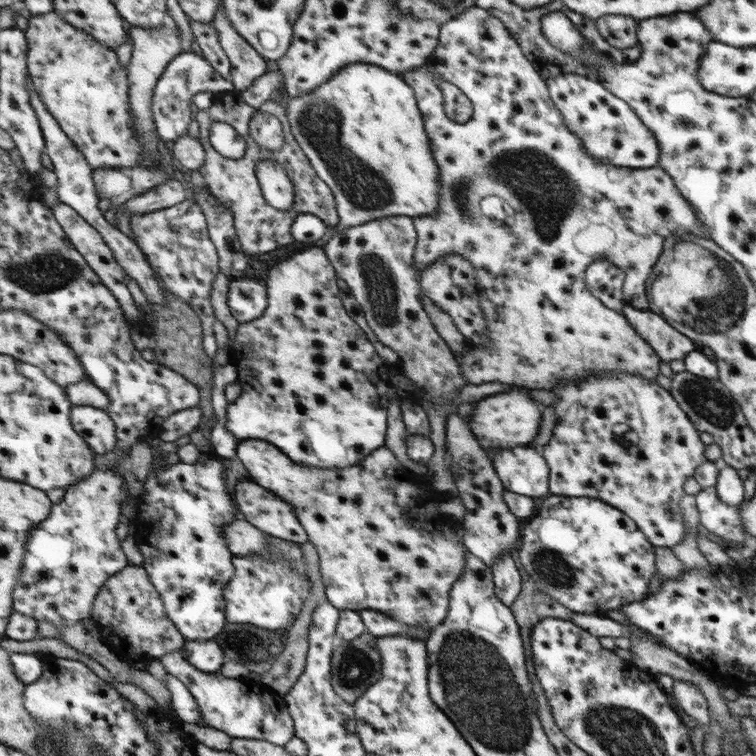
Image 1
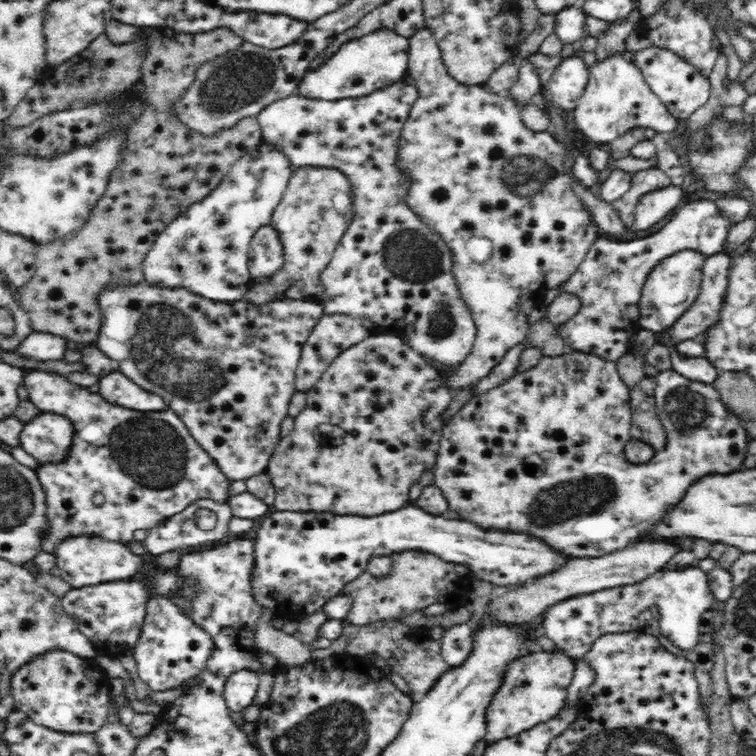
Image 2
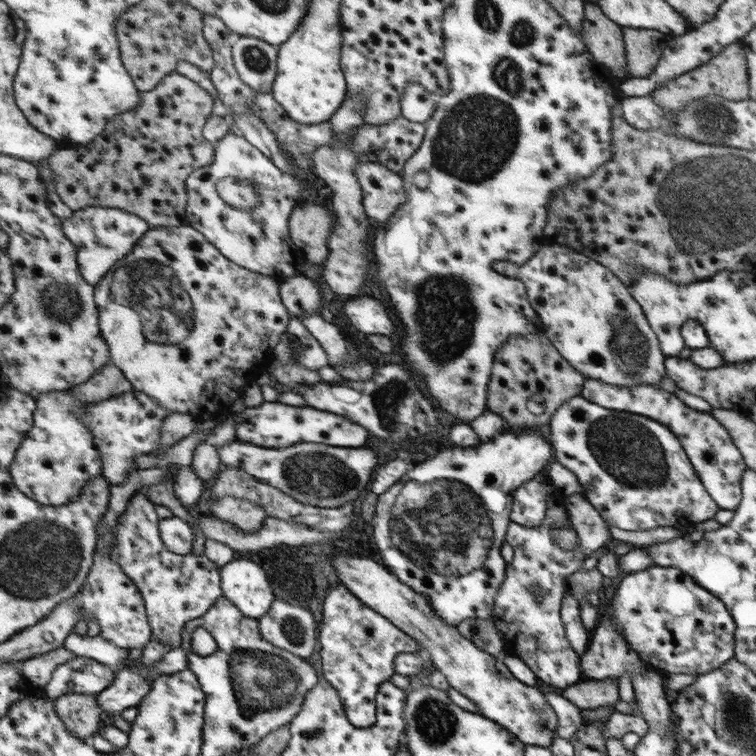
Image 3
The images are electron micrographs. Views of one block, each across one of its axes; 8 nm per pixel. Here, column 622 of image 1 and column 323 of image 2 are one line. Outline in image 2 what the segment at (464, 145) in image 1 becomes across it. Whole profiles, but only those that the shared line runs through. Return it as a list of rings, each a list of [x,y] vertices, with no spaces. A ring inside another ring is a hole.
[[[301,166],[295,168],[291,174],[287,187],[282,195],[282,200],[271,214],[271,225],[277,230],[279,241],[284,247],[284,264],[282,270],[278,271],[275,279],[270,279],[270,284],[265,282],[253,282],[246,302],[264,306],[266,303],[274,302],[276,299],[290,299],[301,301],[320,302],[320,296],[326,290],[322,284],[322,272],[326,270],[330,262],[331,254],[335,251],[339,240],[343,237],[353,221],[353,186],[347,175],[338,169],[329,169],[314,166]],[[326,314],[314,326],[310,338],[304,344],[297,366],[295,385],[296,390],[300,392],[308,392],[320,380],[323,371],[338,355],[348,348],[359,344],[370,338],[381,334],[380,328],[374,326],[370,320],[351,318],[350,315],[344,314]]]

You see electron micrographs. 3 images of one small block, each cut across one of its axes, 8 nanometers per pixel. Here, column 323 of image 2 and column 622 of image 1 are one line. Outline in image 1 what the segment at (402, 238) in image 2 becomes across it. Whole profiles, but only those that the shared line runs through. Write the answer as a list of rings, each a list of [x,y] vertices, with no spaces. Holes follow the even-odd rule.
[[[555,74],[553,78],[547,78],[551,82],[551,100],[555,102],[558,110],[563,110],[563,118],[566,126],[581,139],[587,154],[601,162],[607,162],[613,166],[632,169],[646,169],[653,167],[657,160],[658,140],[654,132],[647,130],[647,126],[636,115],[629,105],[620,98],[613,96],[602,83],[593,78],[588,79],[579,74]],[[600,258],[586,267],[585,286],[590,294],[597,297],[606,307],[619,312],[625,303],[622,286],[625,272],[619,271],[611,260]]]

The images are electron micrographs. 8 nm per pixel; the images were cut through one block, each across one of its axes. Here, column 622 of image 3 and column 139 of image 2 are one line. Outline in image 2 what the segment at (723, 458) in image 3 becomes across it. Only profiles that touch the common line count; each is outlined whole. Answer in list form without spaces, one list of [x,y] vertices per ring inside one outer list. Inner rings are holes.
[[[117,369],[104,374],[97,383],[99,395],[111,404],[138,412],[170,410],[162,397],[144,390]]]

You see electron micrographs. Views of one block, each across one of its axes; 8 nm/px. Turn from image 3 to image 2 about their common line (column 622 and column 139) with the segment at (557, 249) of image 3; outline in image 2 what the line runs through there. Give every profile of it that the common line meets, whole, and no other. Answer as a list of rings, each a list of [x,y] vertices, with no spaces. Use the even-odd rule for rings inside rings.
[[[139,283],[139,284],[136,284],[136,285],[135,285],[135,286],[130,286],[130,287],[128,287],[128,288],[117,288],[117,289],[110,289],[110,290],[107,290],[107,291],[103,291],[103,292],[102,292],[102,294],[99,294],[99,297],[98,297],[98,304],[99,304],[99,309],[100,309],[100,310],[102,310],[102,316],[103,316],[103,319],[102,319],[102,320],[101,320],[101,327],[100,327],[100,328],[99,328],[99,334],[98,334],[98,337],[97,337],[97,341],[96,341],[96,343],[95,343],[95,345],[96,345],[96,346],[97,346],[97,347],[98,347],[98,348],[99,348],[99,349],[100,349],[100,350],[101,350],[101,351],[102,351],[102,352],[103,352],[103,353],[104,353],[104,354],[106,354],[106,355],[108,355],[108,357],[110,357],[110,359],[112,359],[112,362],[114,362],[114,365],[115,365],[115,368],[116,368],[116,369],[117,369],[117,370],[119,370],[119,371],[120,371],[120,372],[121,372],[121,373],[122,373],[122,374],[125,374],[125,375],[126,375],[126,376],[127,376],[127,377],[128,377],[128,378],[129,378],[129,379],[130,379],[130,380],[132,380],[132,381],[134,381],[134,382],[135,382],[135,383],[136,383],[136,384],[137,384],[137,385],[138,385],[138,386],[141,386],[141,387],[142,387],[142,388],[143,388],[143,389],[144,389],[144,390],[146,390],[146,391],[150,391],[150,392],[151,392],[151,393],[154,393],[154,394],[157,394],[157,395],[158,395],[158,396],[160,396],[160,397],[162,397],[162,398],[163,398],[163,402],[164,402],[164,403],[166,403],[166,406],[168,406],[168,407],[170,407],[170,409],[171,409],[171,410],[172,410],[172,411],[173,411],[173,412],[174,412],[174,413],[175,413],[175,414],[176,414],[176,415],[177,415],[177,416],[178,416],[178,417],[179,417],[179,418],[180,418],[180,419],[181,419],[181,420],[182,420],[182,421],[183,421],[183,424],[185,424],[185,425],[186,425],[186,426],[187,426],[187,429],[188,429],[188,430],[189,430],[189,431],[190,431],[190,434],[191,434],[191,436],[192,436],[192,437],[194,437],[194,438],[195,438],[195,441],[196,441],[196,442],[198,442],[198,444],[199,444],[199,445],[200,445],[200,446],[202,446],[202,448],[203,448],[203,449],[204,449],[204,450],[205,450],[205,451],[206,451],[206,452],[207,452],[207,454],[209,454],[209,456],[210,456],[210,457],[211,457],[211,458],[212,458],[212,459],[213,459],[213,460],[214,460],[214,461],[215,461],[215,464],[217,464],[217,466],[218,466],[218,467],[219,467],[219,470],[221,470],[221,472],[222,472],[222,473],[223,473],[223,474],[225,474],[225,476],[226,476],[226,477],[227,477],[227,478],[228,478],[228,479],[229,479],[229,480],[230,480],[230,481],[234,481],[234,480],[245,480],[245,481],[246,481],[246,480],[247,480],[247,479],[248,479],[248,478],[250,478],[250,476],[254,476],[254,474],[256,474],[256,475],[257,475],[257,474],[260,474],[260,473],[261,473],[261,472],[265,472],[265,470],[266,470],[266,469],[267,469],[267,466],[268,466],[268,465],[269,465],[269,457],[270,457],[270,456],[271,456],[271,454],[272,454],[272,453],[273,453],[273,452],[274,452],[274,451],[275,451],[275,446],[276,446],[276,445],[277,445],[277,444],[278,444],[278,443],[279,443],[279,440],[280,440],[280,439],[281,439],[281,438],[280,438],[280,423],[282,423],[282,422],[283,422],[283,421],[284,421],[284,418],[287,418],[287,416],[288,416],[288,414],[289,414],[289,412],[288,412],[288,410],[289,410],[289,403],[290,403],[290,398],[292,398],[292,394],[294,394],[294,392],[295,392],[295,391],[296,391],[296,388],[297,388],[297,386],[296,386],[296,385],[295,385],[295,377],[296,377],[296,371],[297,371],[297,366],[298,366],[298,363],[299,363],[299,360],[300,360],[300,356],[301,356],[301,352],[302,352],[302,348],[303,348],[303,346],[304,346],[304,344],[306,344],[306,341],[307,341],[307,340],[308,340],[308,338],[310,338],[310,334],[312,334],[312,330],[314,330],[314,329],[313,329],[313,328],[314,328],[314,326],[316,326],[316,325],[317,325],[317,322],[318,322],[318,321],[319,321],[319,320],[320,320],[320,318],[322,318],[322,315],[326,315],[326,314],[328,314],[328,313],[324,313],[324,306],[322,306],[322,305],[321,305],[321,304],[320,304],[320,303],[316,303],[316,302],[314,302],[314,301],[301,301],[301,300],[290,300],[290,299],[286,299],[286,300],[284,300],[284,299],[276,299],[276,300],[275,300],[275,301],[274,301],[274,302],[270,302],[270,303],[266,303],[266,304],[264,304],[264,306],[258,306],[258,305],[257,305],[257,304],[254,304],[254,303],[250,303],[250,302],[232,302],[232,304],[224,304],[224,302],[212,302],[212,300],[206,300],[206,298],[202,298],[202,296],[196,296],[196,294],[190,294],[190,292],[188,292],[188,290],[170,290],[170,288],[168,288],[168,290],[166,290],[166,288],[152,288],[152,286],[148,286],[148,284],[146,284],[146,283],[142,283],[142,284],[141,284],[141,283]],[[190,382],[200,382],[200,384],[196,384],[196,388],[198,388],[198,386],[202,386],[202,388],[200,388],[200,390],[196,390],[196,392],[190,392],[190,390],[188,390],[188,388],[186,388],[186,386],[188,386],[188,384],[190,384]]]

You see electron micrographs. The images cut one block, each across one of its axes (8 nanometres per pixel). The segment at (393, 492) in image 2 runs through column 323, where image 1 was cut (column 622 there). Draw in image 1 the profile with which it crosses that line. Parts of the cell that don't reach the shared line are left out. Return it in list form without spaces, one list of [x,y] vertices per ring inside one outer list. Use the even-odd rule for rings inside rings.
[[[613,371],[613,374],[609,376],[587,376],[583,382],[565,382],[565,384],[559,384],[559,386],[553,386],[549,388],[555,395],[556,403],[551,405],[555,407],[555,413],[557,414],[558,421],[555,422],[555,426],[551,431],[549,441],[545,446],[538,449],[539,453],[546,460],[546,465],[549,467],[549,494],[561,494],[561,496],[587,496],[587,498],[599,499],[601,502],[607,503],[609,506],[615,507],[617,510],[626,514],[630,519],[634,519],[637,527],[653,546],[670,548],[671,545],[675,545],[685,537],[685,528],[681,524],[681,514],[679,514],[679,499],[681,499],[681,484],[685,480],[685,476],[691,476],[693,470],[698,468],[699,464],[705,461],[705,445],[699,440],[699,434],[697,429],[693,427],[687,416],[678,408],[678,405],[673,400],[668,390],[661,388],[655,379],[643,378],[639,374],[623,374],[623,371]],[[617,424],[625,424],[634,436],[638,436],[639,441],[635,442],[635,437],[632,439],[633,445],[623,446],[619,440],[613,434],[613,426]]]

